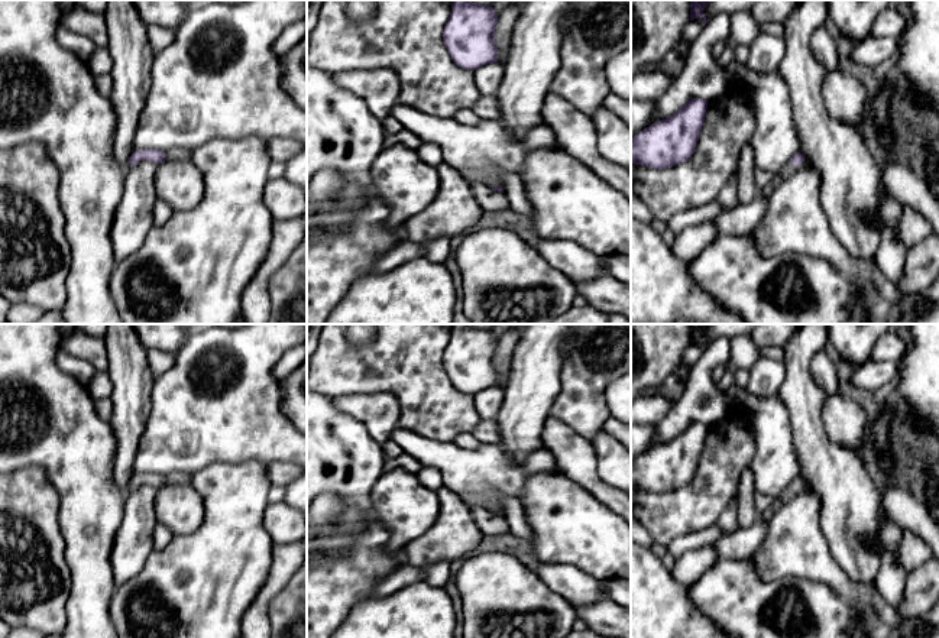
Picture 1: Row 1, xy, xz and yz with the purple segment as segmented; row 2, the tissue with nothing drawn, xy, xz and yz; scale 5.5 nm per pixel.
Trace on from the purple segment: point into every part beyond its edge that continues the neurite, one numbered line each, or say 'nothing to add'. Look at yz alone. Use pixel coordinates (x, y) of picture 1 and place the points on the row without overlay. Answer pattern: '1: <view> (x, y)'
1: yz (787, 494)

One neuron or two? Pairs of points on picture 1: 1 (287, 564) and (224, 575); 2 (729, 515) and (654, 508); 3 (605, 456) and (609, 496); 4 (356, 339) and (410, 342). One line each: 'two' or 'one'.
1: two
2: two
3: two
4: two

